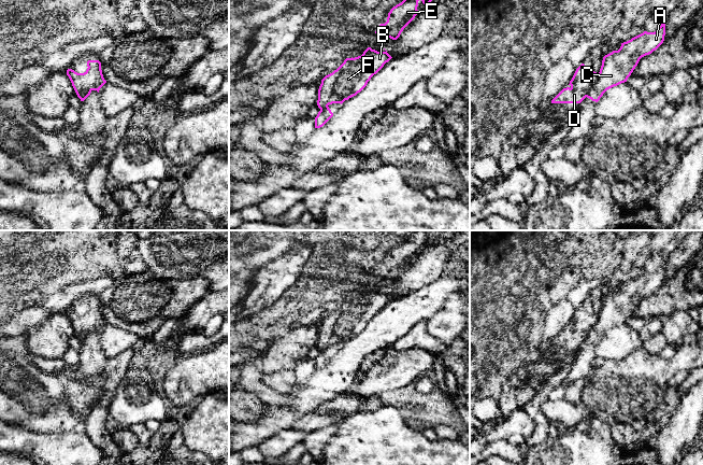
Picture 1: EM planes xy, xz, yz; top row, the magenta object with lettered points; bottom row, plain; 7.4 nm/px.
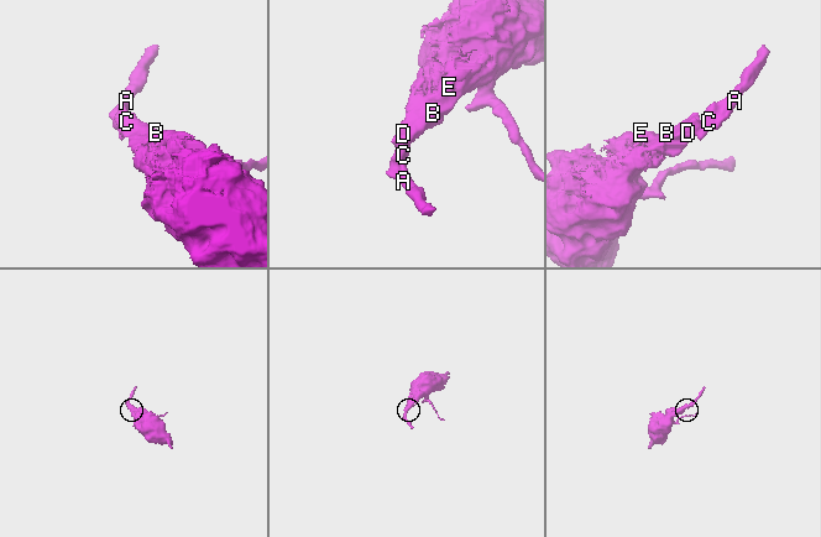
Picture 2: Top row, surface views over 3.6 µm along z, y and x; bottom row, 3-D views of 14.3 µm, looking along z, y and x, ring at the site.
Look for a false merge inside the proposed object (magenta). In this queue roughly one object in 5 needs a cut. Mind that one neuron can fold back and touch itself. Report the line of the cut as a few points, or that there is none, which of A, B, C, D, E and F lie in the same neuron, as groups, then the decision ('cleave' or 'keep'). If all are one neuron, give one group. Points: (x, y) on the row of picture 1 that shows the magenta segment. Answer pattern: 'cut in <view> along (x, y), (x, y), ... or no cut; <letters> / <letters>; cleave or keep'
cut in yz along (598, 73), (596, 82), (586, 96); A C / B D E F; cleave

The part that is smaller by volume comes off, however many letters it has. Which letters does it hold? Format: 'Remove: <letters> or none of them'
Remove: A, C

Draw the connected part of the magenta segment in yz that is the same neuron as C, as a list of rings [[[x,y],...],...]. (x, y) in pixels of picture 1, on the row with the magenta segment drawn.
[[[665,19],[655,32],[643,33],[621,43],[618,51],[605,55],[596,83],[588,91],[587,98],[598,102],[603,94],[621,83],[627,82],[640,59],[656,51],[664,41]]]

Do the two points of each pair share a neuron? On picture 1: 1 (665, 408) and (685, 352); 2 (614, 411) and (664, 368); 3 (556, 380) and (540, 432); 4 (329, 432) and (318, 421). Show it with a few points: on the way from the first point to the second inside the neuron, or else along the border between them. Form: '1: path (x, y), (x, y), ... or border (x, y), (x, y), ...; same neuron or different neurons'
1: border (662, 402), (660, 405); different neurons
2: path (627, 398), (651, 374); same neuron
3: path (543, 392), (536, 402), (536, 416), (540, 419); same neuron
4: border (335, 424), (315, 428), (304, 436); different neurons

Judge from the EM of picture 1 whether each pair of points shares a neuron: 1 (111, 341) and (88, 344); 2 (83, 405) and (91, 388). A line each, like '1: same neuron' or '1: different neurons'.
1: different neurons
2: same neuron

